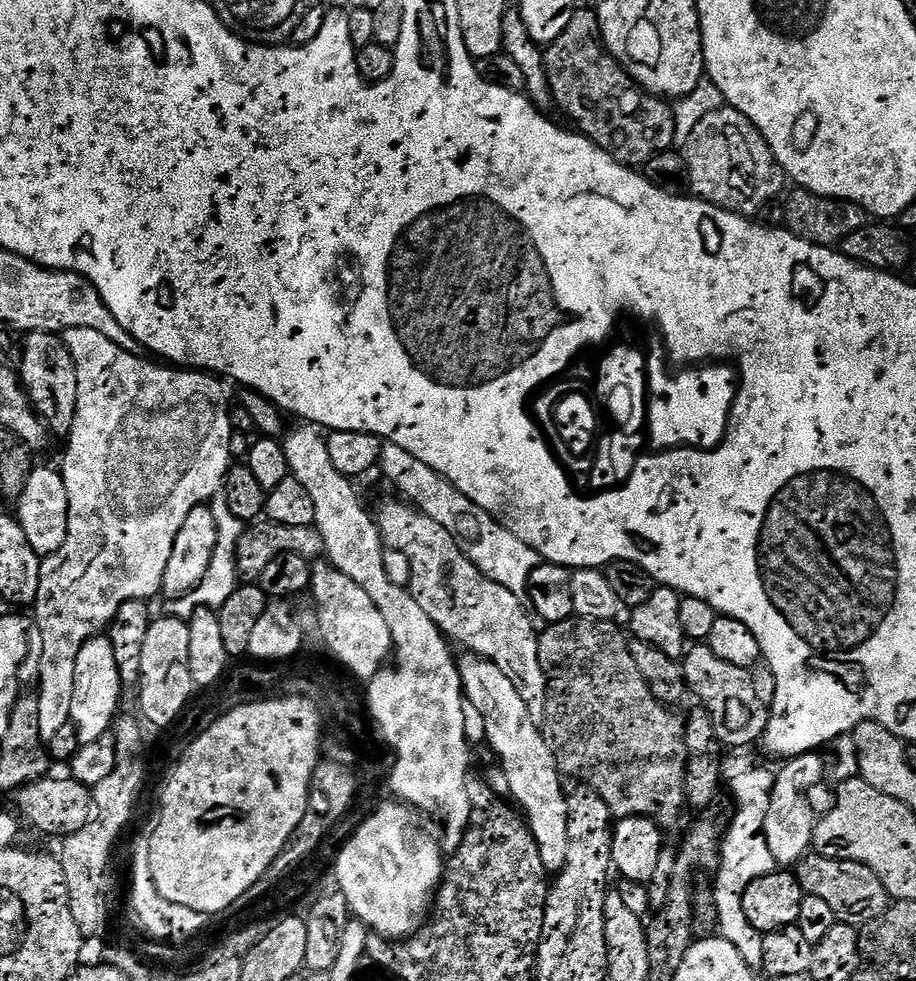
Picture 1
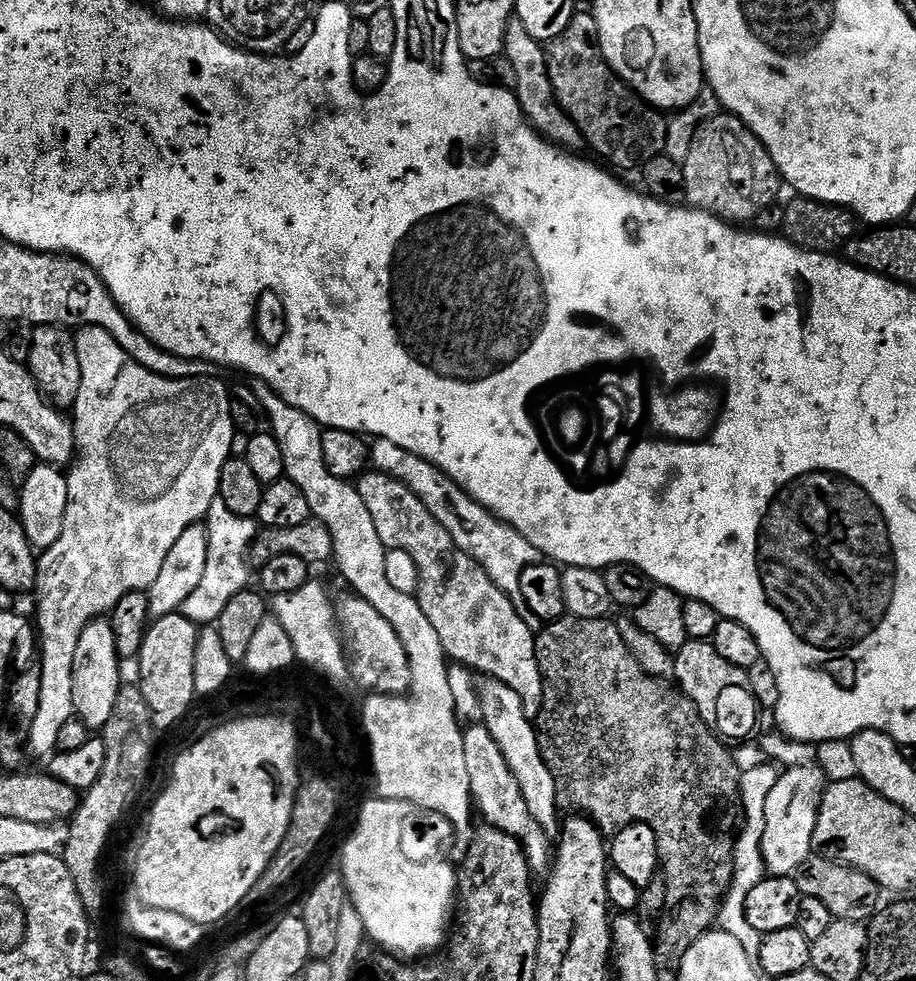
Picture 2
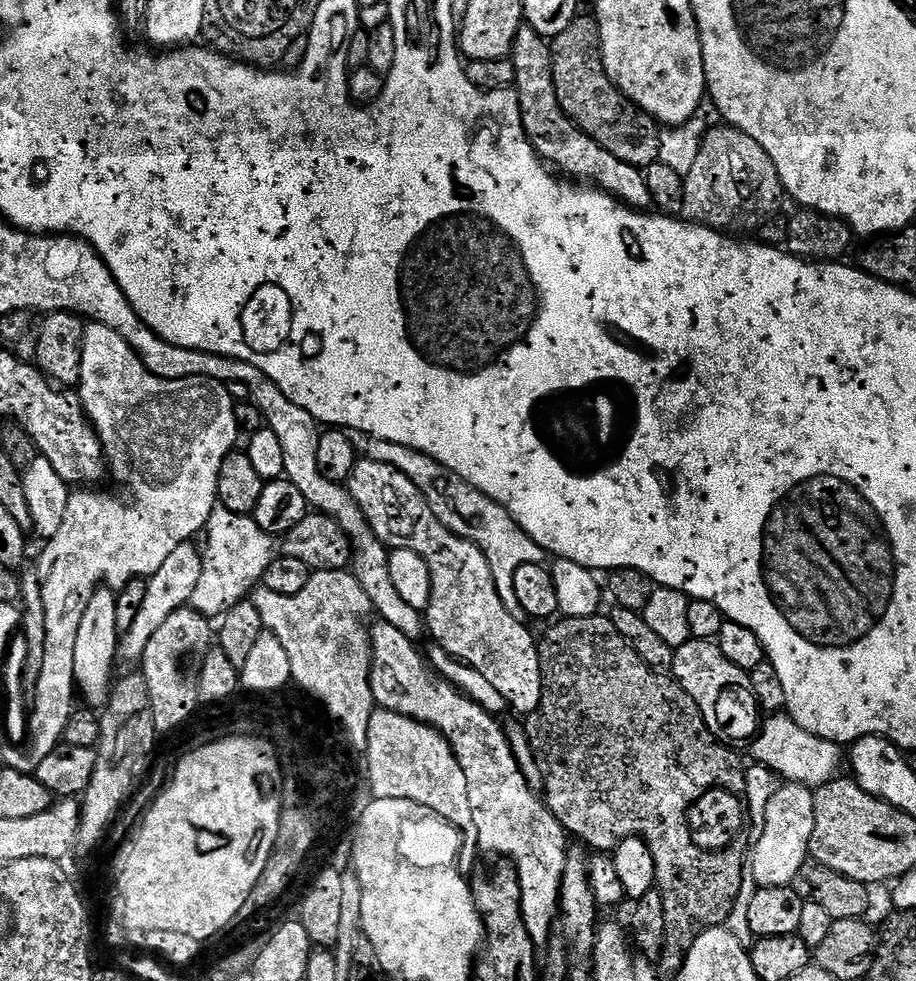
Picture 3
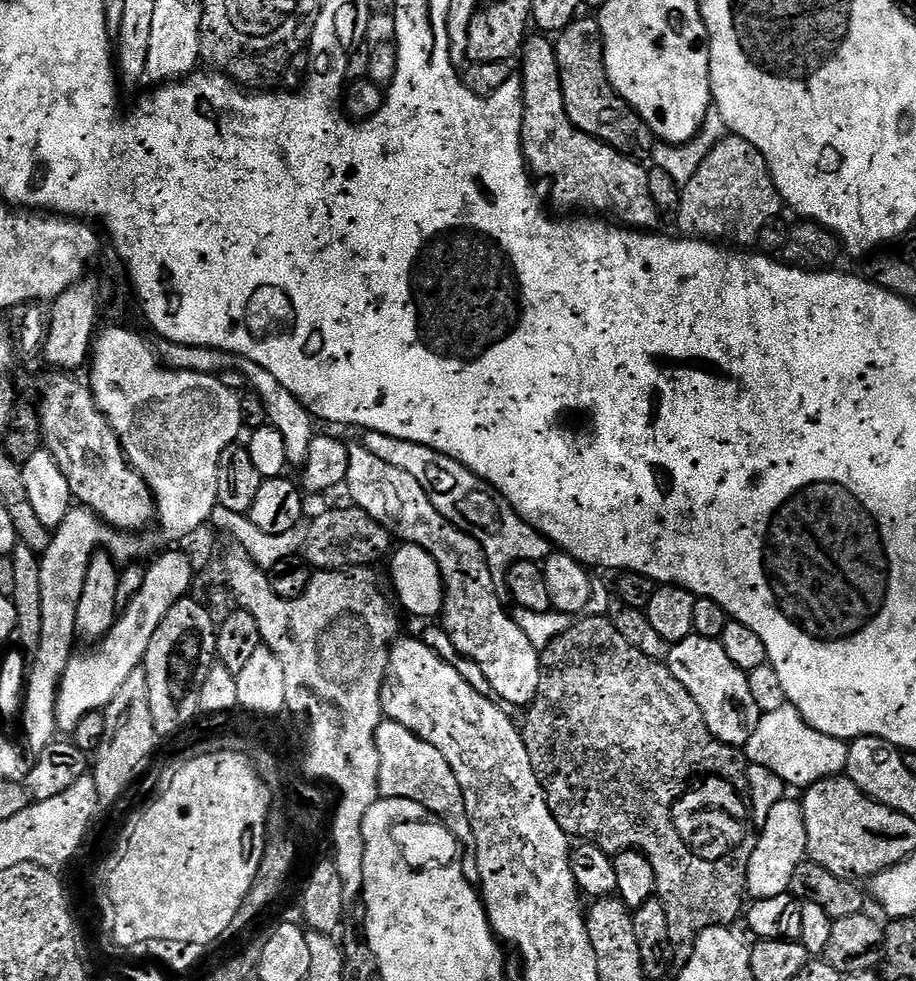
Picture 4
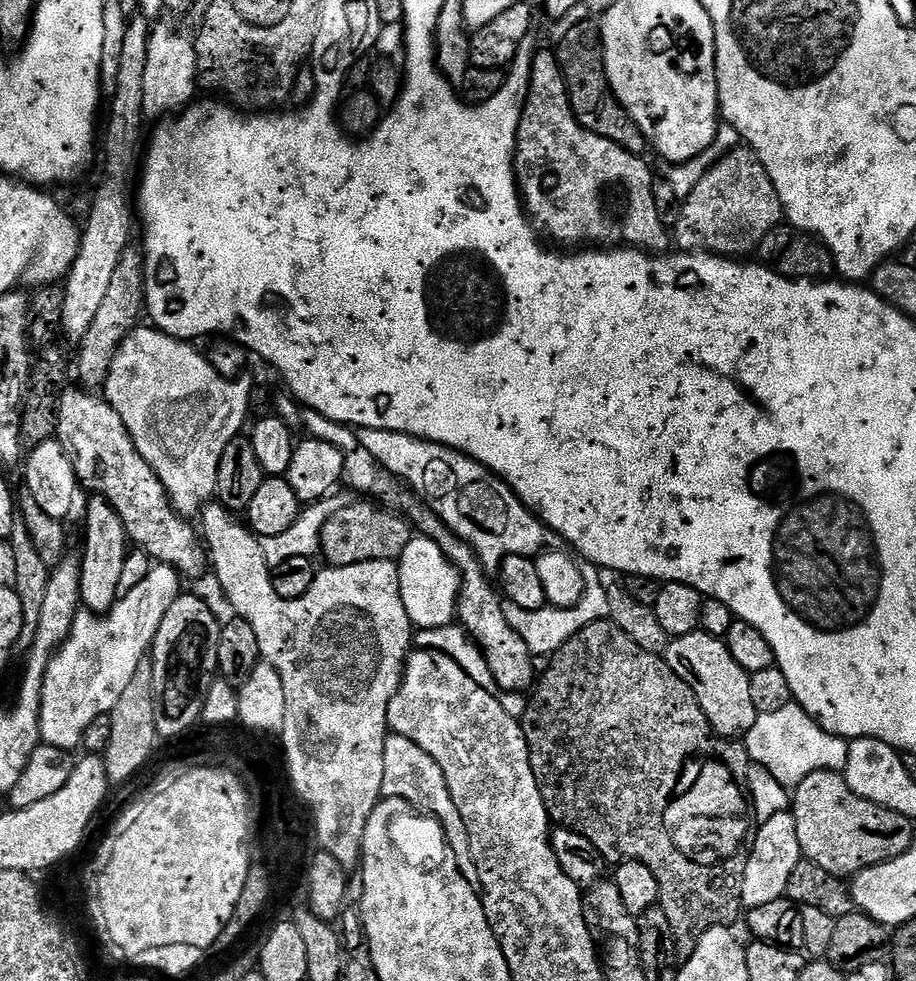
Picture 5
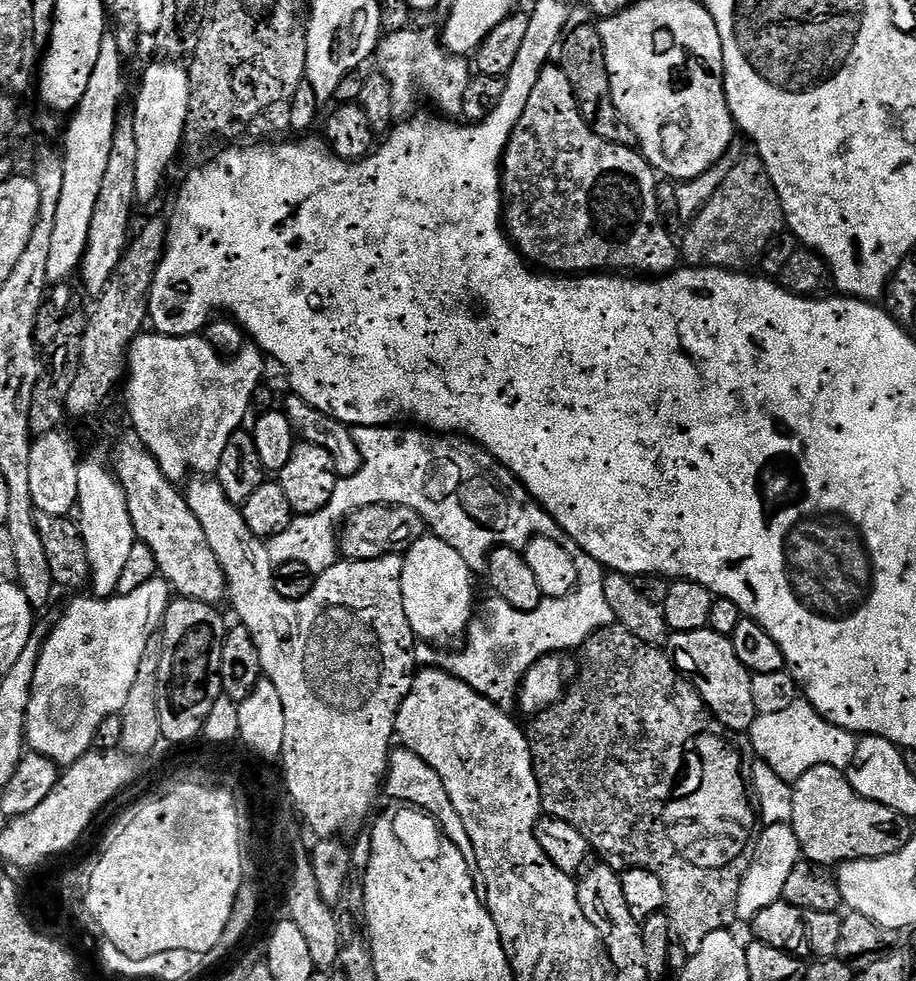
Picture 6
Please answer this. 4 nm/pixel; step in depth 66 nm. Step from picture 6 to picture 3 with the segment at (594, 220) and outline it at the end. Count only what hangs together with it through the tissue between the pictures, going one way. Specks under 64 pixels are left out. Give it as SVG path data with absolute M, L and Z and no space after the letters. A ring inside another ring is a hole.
M527 26L520 28L510 58L514 62L514 91L520 103L522 126L540 159L551 165L557 173L576 182L587 182L613 196L621 204L627 204L629 208L651 209L653 202L650 190L646 190L643 171L614 158L610 150L602 150L602 146L598 146L598 142L594 142L594 138L583 132L562 110L558 102L558 90L554 90L552 45L545 36Z

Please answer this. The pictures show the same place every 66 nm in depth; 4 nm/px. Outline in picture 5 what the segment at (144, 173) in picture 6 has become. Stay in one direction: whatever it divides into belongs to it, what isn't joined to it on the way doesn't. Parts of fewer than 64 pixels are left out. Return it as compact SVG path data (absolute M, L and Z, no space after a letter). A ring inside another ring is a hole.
M160 24L157 28L155 25L148 37L146 78L142 81L142 102L145 117L148 118L183 109L195 97L192 95L195 94L196 88L198 89L195 43L191 39L187 40L183 31L175 32L171 28L173 25L168 24Z

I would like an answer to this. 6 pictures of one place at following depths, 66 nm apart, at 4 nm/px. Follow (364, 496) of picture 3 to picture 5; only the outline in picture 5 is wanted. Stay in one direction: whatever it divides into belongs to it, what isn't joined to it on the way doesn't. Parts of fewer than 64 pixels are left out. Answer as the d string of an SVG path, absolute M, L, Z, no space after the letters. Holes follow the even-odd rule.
M308 410L303 413L302 428L308 431L305 433L307 433L311 439L330 442L334 446L338 446L338 450L342 450L342 462L344 463L343 483L345 485L349 484L356 492L365 492L365 494L368 495L365 497L368 498L376 498L372 496L381 496L381 498L384 499L381 501L383 501L387 507L408 517L408 523L412 525L413 529L415 529L419 535L428 536L432 539L432 541L440 547L442 554L446 554L448 561L458 569L460 572L460 600L456 603L458 620L464 631L475 641L477 647L484 652L485 662L489 664L490 672L496 680L497 689L518 693L523 693L525 690L531 689L534 684L534 676L532 680L532 661L534 661L534 655L530 649L528 649L523 638L519 636L518 632L514 630L514 627L510 626L510 623L506 620L503 613L503 599L501 593L494 587L493 581L492 584L488 581L488 579L490 579L489 573L480 565L480 559L476 557L476 551L464 540L459 540L459 538L440 521L440 516L434 514L434 510L428 507L415 492L402 486L401 481L393 476L387 468L376 463L374 454L370 454L370 450L366 450L366 446L362 446L359 435L357 435L349 425L339 424L330 418L326 418L322 414Z

